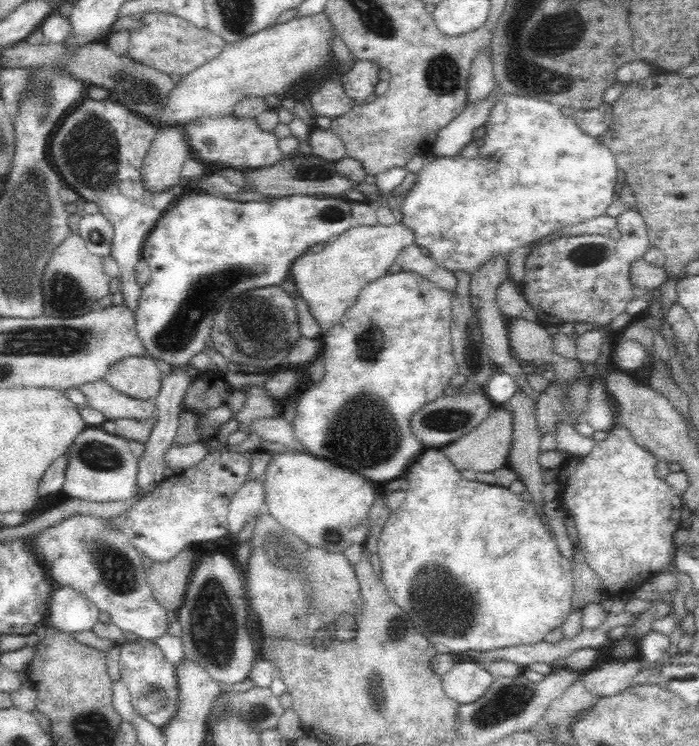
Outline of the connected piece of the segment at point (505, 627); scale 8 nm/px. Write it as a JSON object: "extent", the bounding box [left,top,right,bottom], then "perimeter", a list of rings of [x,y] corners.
{"extent":[378,448,573,657],"perimeter":[[[426,448],[416,462],[408,467],[404,478],[410,484],[406,493],[407,496],[402,501],[400,508],[388,515],[379,534],[378,558],[381,563],[379,579],[386,587],[393,603],[410,615],[410,618],[412,618],[411,624],[414,624],[416,630],[434,645],[437,653],[461,653],[466,657],[476,651],[486,652],[486,650],[508,648],[508,646],[536,644],[543,641],[544,636],[550,630],[561,626],[571,612],[573,595],[571,562],[564,559],[564,555],[560,553],[554,537],[549,534],[530,501],[525,501],[504,486],[482,484],[482,482],[476,480],[465,480],[460,471],[442,453],[442,450],[436,448]]]}

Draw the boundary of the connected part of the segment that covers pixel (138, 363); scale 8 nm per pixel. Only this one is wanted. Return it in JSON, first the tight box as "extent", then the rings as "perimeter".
{"extent":[103,356,163,400],"perimeter":[[[127,356],[115,362],[103,379],[118,392],[148,400],[160,392],[163,375],[152,357]]]}

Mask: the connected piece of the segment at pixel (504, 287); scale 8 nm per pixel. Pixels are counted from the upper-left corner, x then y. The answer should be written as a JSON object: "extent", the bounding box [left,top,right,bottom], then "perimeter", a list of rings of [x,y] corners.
{"extent":[497,281,538,321],"perimeter":[[[512,281],[502,282],[497,288],[497,303],[500,311],[507,318],[525,318],[530,321],[538,321],[536,311],[530,307],[530,303],[523,298],[517,285]]]}

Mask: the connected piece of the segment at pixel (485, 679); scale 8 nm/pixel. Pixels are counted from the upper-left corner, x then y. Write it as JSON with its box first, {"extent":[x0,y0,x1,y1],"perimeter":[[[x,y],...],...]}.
{"extent":[441,658,493,705],"perimeter":[[[466,658],[441,676],[445,694],[461,705],[478,701],[486,694],[493,679],[488,669]]]}

